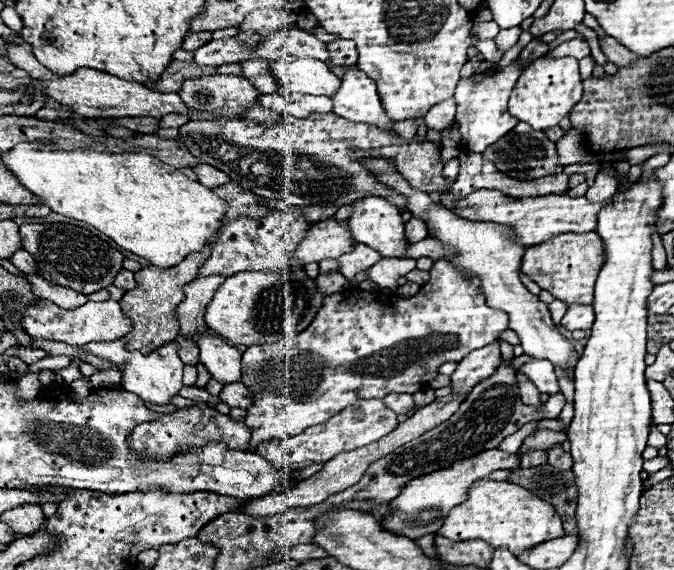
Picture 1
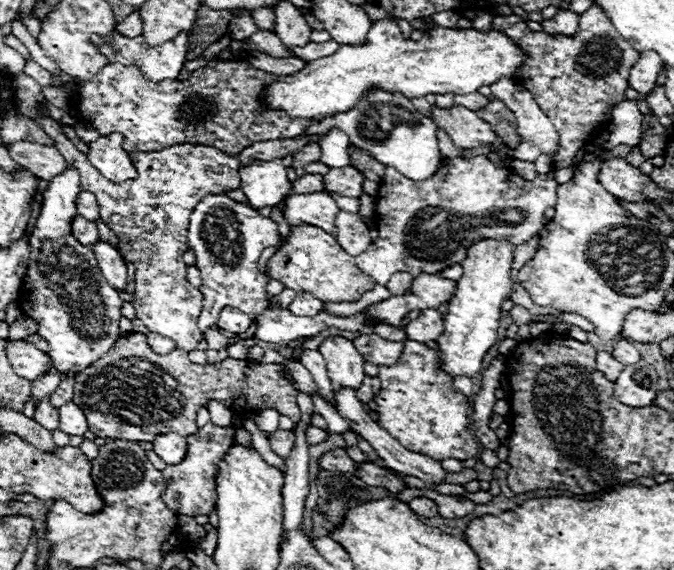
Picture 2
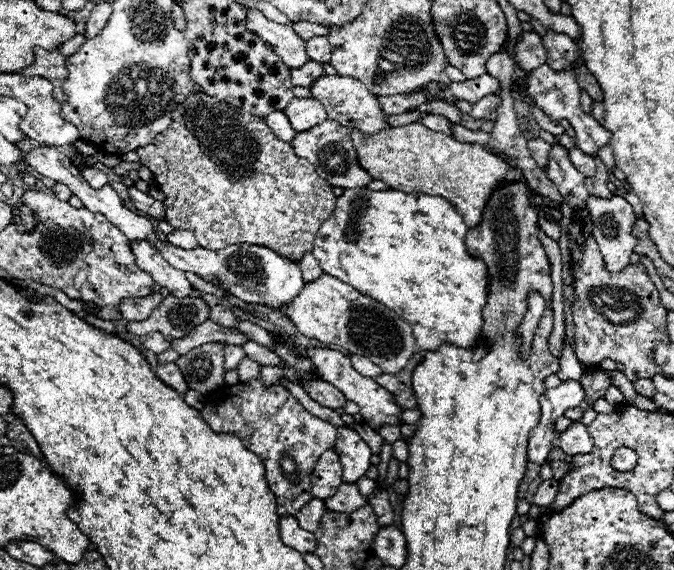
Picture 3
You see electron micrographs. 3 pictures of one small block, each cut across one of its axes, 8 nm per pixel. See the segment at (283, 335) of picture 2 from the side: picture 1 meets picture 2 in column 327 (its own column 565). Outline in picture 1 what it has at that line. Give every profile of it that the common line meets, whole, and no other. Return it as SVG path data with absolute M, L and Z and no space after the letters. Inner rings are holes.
M572 304L568 306L562 322L560 322L566 330L590 330L594 324L594 312L592 306L584 306L584 304Z

